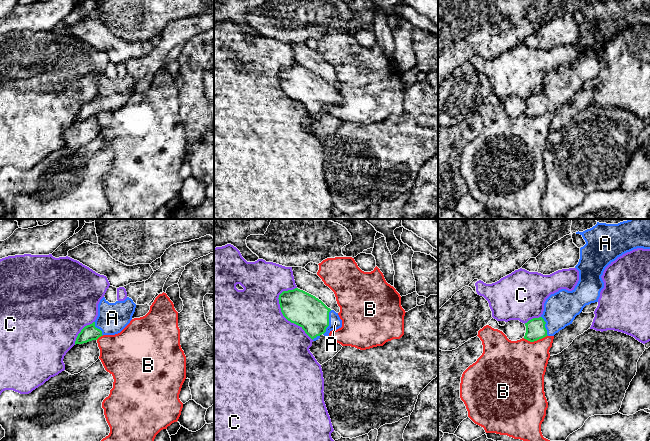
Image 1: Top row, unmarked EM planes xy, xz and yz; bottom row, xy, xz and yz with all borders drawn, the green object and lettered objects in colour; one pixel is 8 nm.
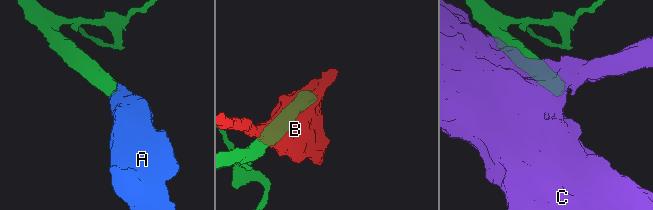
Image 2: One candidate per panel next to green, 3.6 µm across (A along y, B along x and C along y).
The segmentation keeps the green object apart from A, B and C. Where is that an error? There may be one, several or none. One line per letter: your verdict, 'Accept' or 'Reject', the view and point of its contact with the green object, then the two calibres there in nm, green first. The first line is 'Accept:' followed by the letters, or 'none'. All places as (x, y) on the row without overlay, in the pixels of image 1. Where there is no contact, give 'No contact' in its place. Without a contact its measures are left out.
Accept: A
A: Accept. Touches green at xz (328, 98). Thickness 280 nm (green) against 100 nm
B: Reject. Touches green at yz (535, 116). Thickness 160 nm (green) against 420 nm
C: Reject. Touches green at xz (286, 94). Thickness 280 nm (green) against 500 nm

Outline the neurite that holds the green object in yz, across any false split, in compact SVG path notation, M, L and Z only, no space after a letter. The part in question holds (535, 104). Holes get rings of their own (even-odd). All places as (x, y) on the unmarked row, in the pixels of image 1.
M596 0L583 8L576 8L586 20L580 24L580 35L575 44L579 47L579 57L572 67L561 65L551 70L544 79L543 90L525 99L524 115L534 118L546 112L554 112L572 100L586 81L598 78L604 64L601 54L605 44L623 30L637 24L650 25L650 0Z

